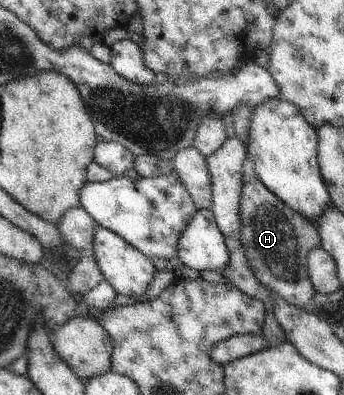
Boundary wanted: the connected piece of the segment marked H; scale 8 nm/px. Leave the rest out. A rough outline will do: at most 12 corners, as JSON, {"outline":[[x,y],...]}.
{"outline":[[243,164],[241,230],[254,276],[315,306],[307,256],[317,227]]}

